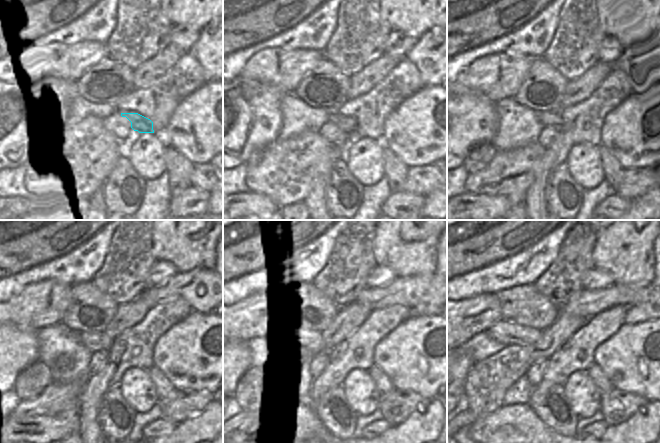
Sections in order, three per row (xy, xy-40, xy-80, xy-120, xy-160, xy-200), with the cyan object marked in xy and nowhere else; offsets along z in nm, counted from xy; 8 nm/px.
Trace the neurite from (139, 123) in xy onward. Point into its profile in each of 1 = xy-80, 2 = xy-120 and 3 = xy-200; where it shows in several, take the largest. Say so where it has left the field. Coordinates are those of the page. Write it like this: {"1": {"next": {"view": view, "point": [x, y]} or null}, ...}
{"1": {"next": {"view": "xy-80", "point": [553, 118]}}, "2": {"next": {"view": "xy-120", "point": [94, 342]}}, "3": {"next": {"view": "xy-200", "point": [504, 332]}}}

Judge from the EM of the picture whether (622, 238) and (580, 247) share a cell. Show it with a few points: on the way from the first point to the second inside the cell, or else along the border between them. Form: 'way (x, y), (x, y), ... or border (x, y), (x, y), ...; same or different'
border (597, 233), (597, 239), (593, 248), (592, 267); different

